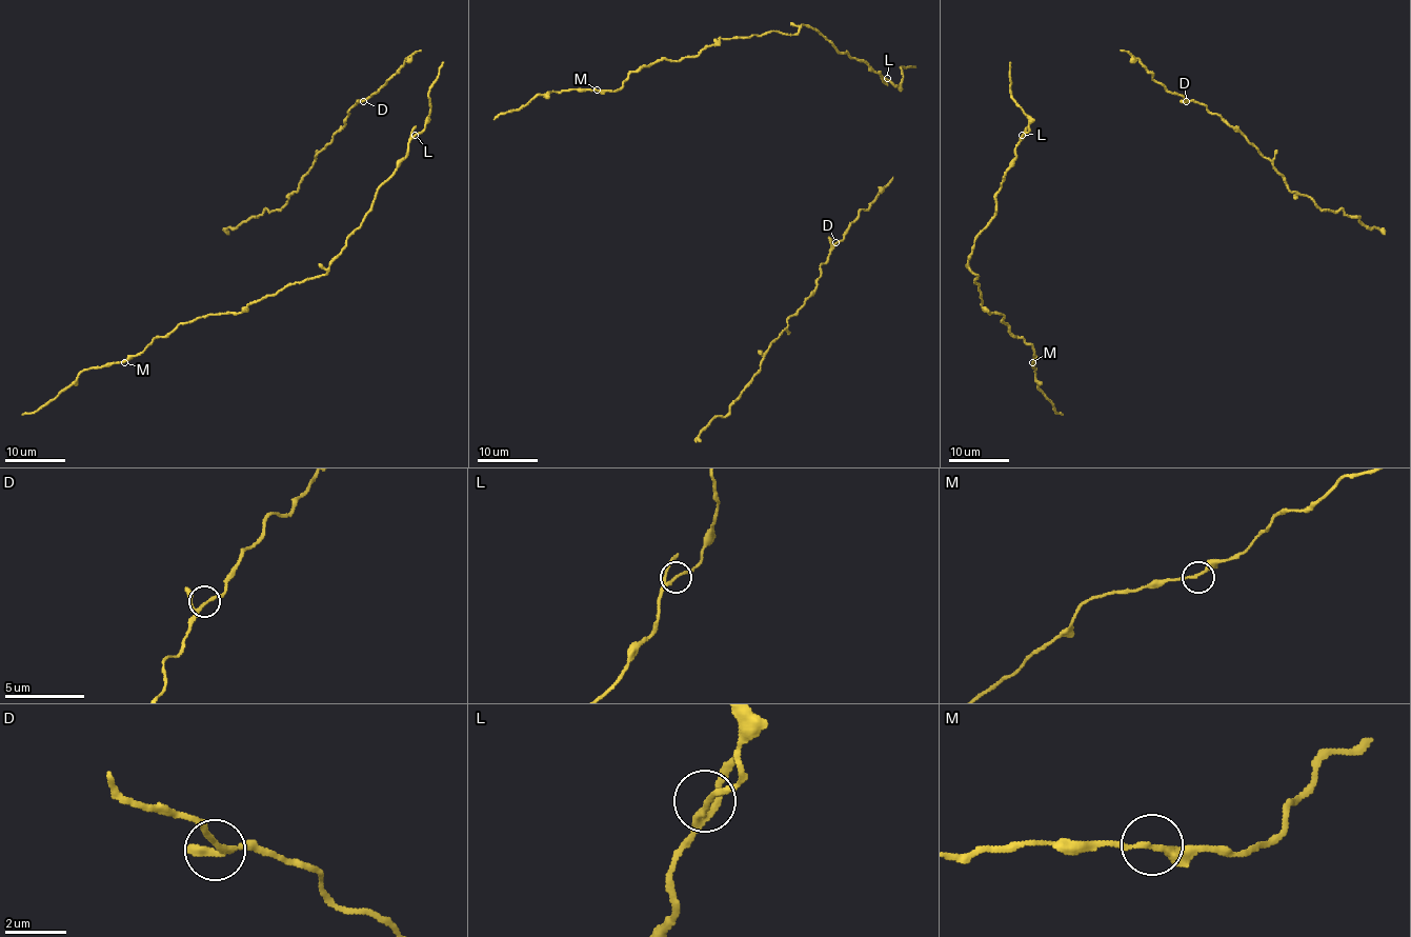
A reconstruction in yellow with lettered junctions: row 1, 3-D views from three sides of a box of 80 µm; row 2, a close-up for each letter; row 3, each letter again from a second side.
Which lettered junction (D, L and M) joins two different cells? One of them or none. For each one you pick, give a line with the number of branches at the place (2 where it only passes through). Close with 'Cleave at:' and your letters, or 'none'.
L: branches 3
Cleave at: L

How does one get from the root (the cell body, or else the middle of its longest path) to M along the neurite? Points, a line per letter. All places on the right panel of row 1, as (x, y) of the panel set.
M: (1016, 146), (968, 266), (981, 305), (1032, 346), (1032, 362)

